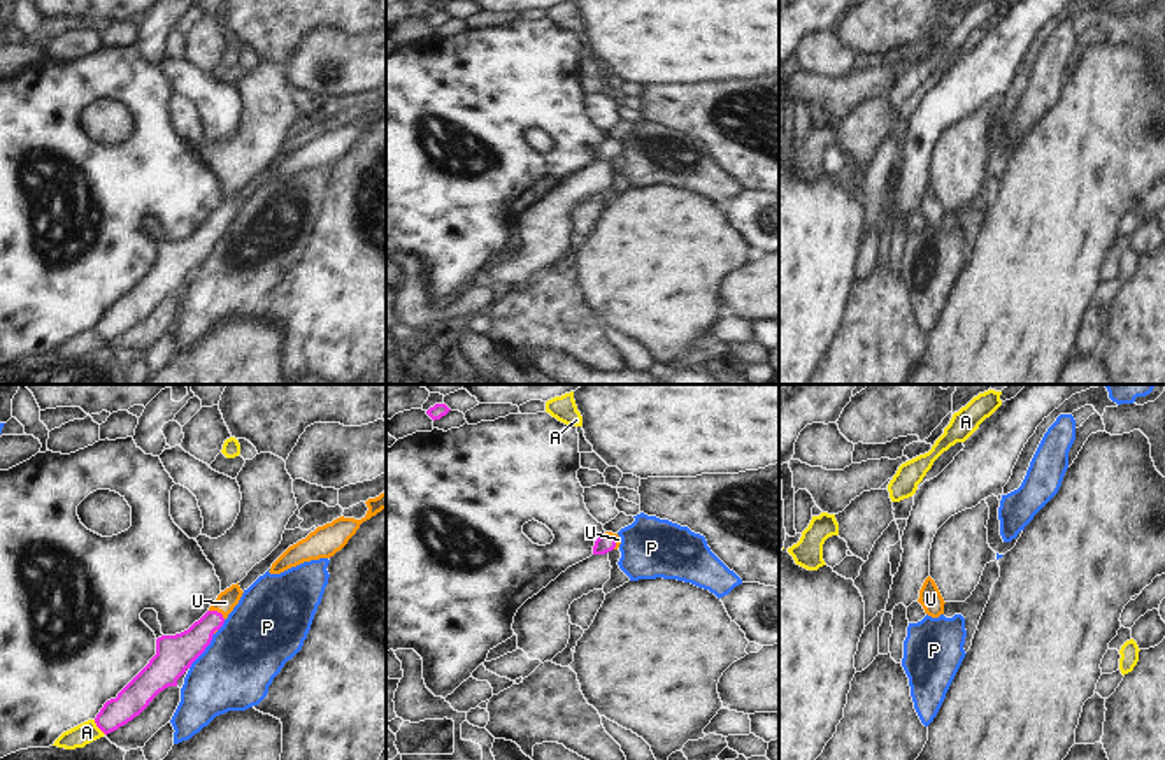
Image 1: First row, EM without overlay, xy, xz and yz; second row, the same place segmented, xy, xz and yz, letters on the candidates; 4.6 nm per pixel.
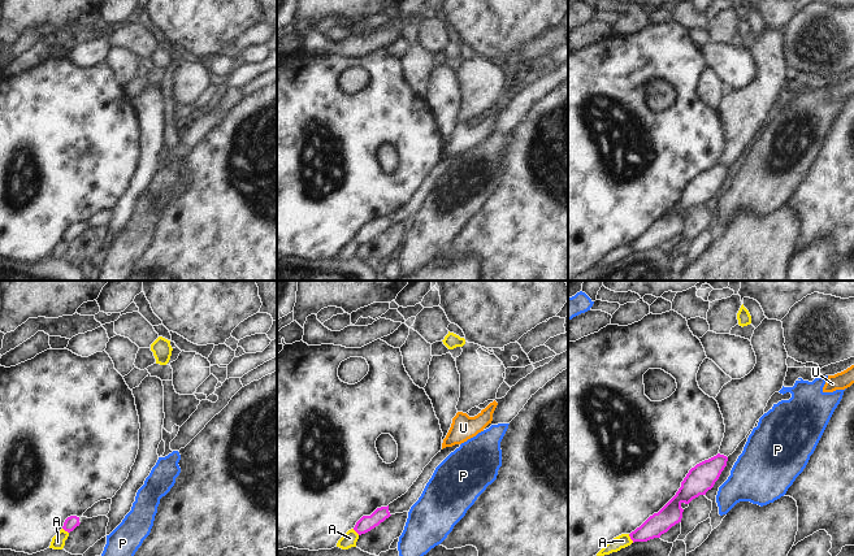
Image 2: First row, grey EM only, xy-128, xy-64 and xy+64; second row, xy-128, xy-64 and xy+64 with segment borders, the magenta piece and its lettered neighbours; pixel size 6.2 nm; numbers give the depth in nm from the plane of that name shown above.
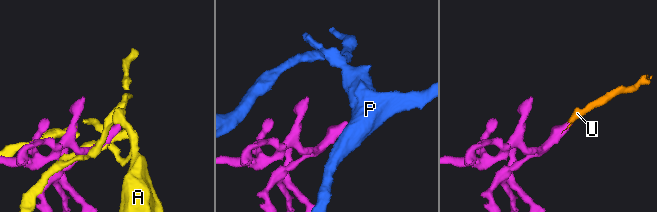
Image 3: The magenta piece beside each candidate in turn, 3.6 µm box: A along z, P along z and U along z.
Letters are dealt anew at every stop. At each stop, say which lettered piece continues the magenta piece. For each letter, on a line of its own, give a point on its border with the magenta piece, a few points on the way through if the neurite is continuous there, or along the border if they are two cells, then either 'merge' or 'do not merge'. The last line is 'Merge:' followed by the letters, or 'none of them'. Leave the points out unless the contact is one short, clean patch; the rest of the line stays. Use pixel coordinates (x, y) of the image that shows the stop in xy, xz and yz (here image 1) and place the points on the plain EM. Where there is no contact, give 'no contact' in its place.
A: meets magenta in xy at (99, 334); do not merge
P: meets magenta in xy at (204, 257); border along xy (214, 241), (206, 257), (188, 274); do not merge
U: meets magenta in xy at (216, 218); runs through xy (179, 258), (216, 218), (225, 209); merge
Merge: U

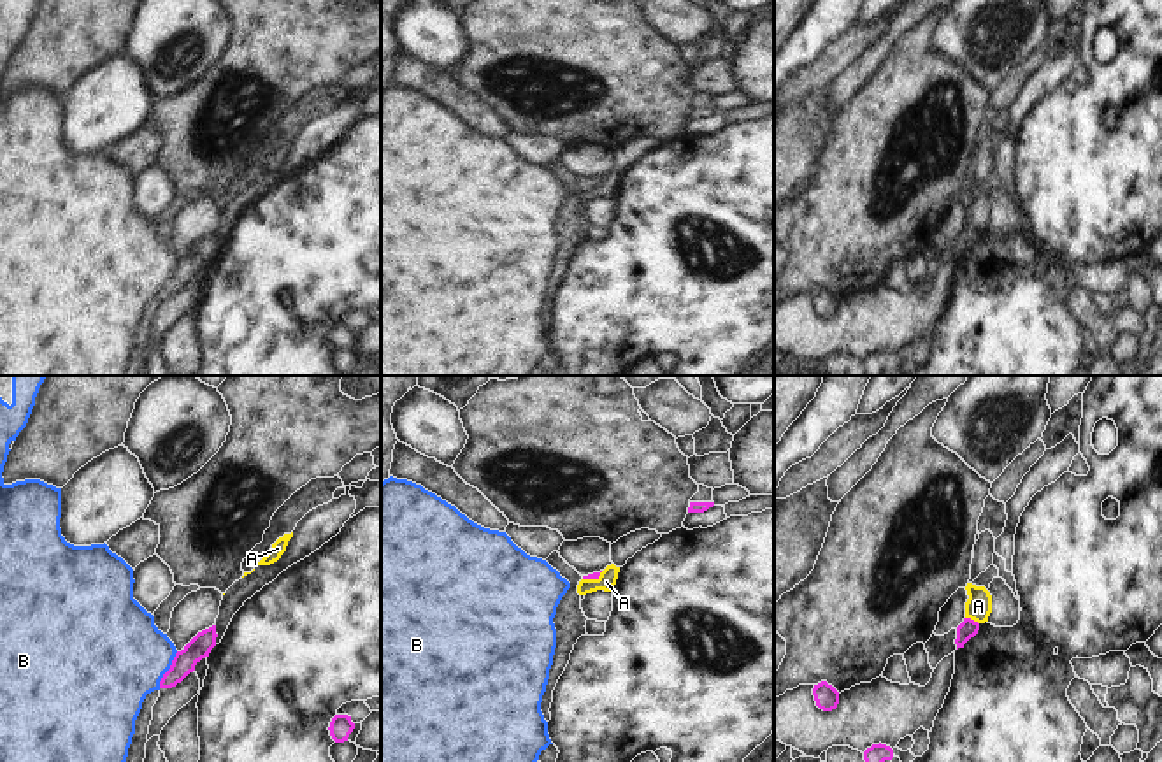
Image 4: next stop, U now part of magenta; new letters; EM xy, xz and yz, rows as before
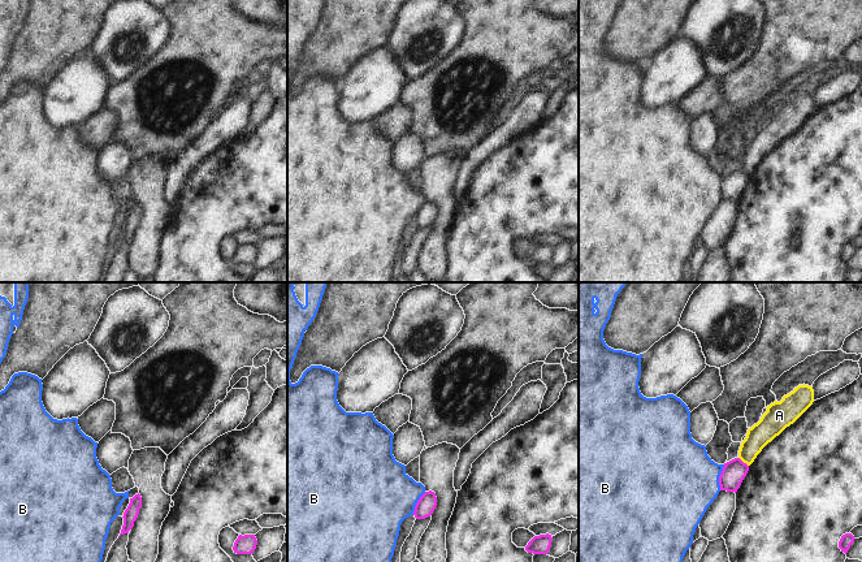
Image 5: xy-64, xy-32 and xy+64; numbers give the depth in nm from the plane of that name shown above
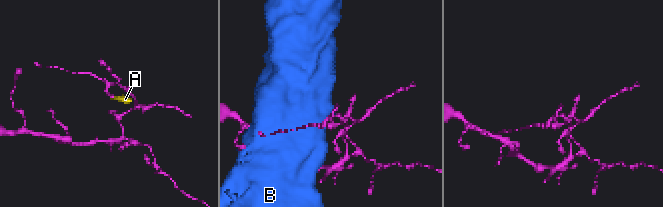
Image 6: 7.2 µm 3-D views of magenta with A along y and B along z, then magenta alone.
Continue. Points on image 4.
A: meets magenta in yz at (973, 227); border along yz (966, 223), (978, 230); do not merge
B: meets magenta in xy at (169, 276); do not merge
Merge: none of them

